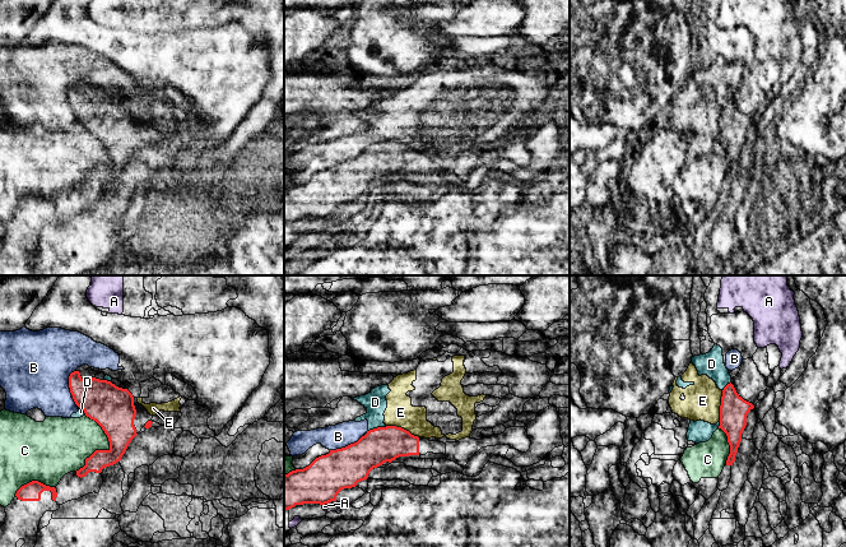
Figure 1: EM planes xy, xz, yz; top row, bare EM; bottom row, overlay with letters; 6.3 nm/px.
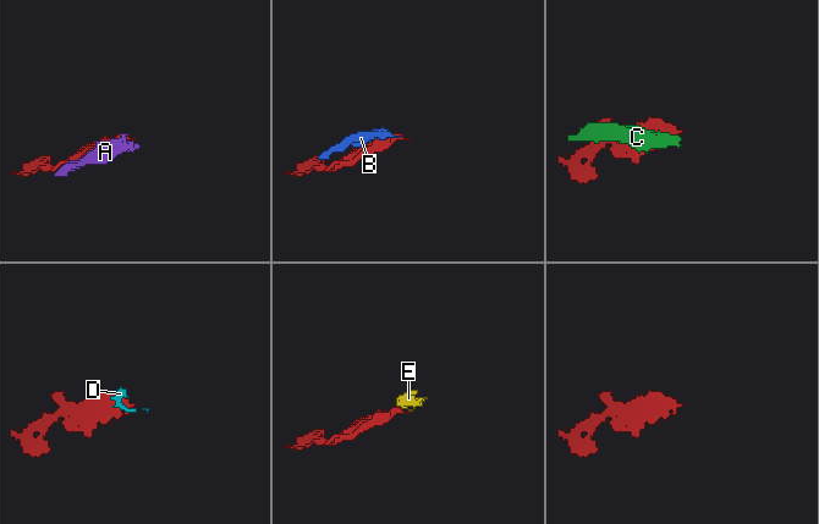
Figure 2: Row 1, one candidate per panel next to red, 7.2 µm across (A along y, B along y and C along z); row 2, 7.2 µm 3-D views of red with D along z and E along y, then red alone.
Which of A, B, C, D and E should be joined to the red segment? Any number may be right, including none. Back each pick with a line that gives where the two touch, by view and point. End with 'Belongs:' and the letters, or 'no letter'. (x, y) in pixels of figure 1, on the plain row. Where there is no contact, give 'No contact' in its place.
Belongs: no letter

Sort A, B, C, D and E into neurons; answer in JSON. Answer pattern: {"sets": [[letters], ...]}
{"sets": [["A"], ["B", "D", "E"], ["C"]]}

